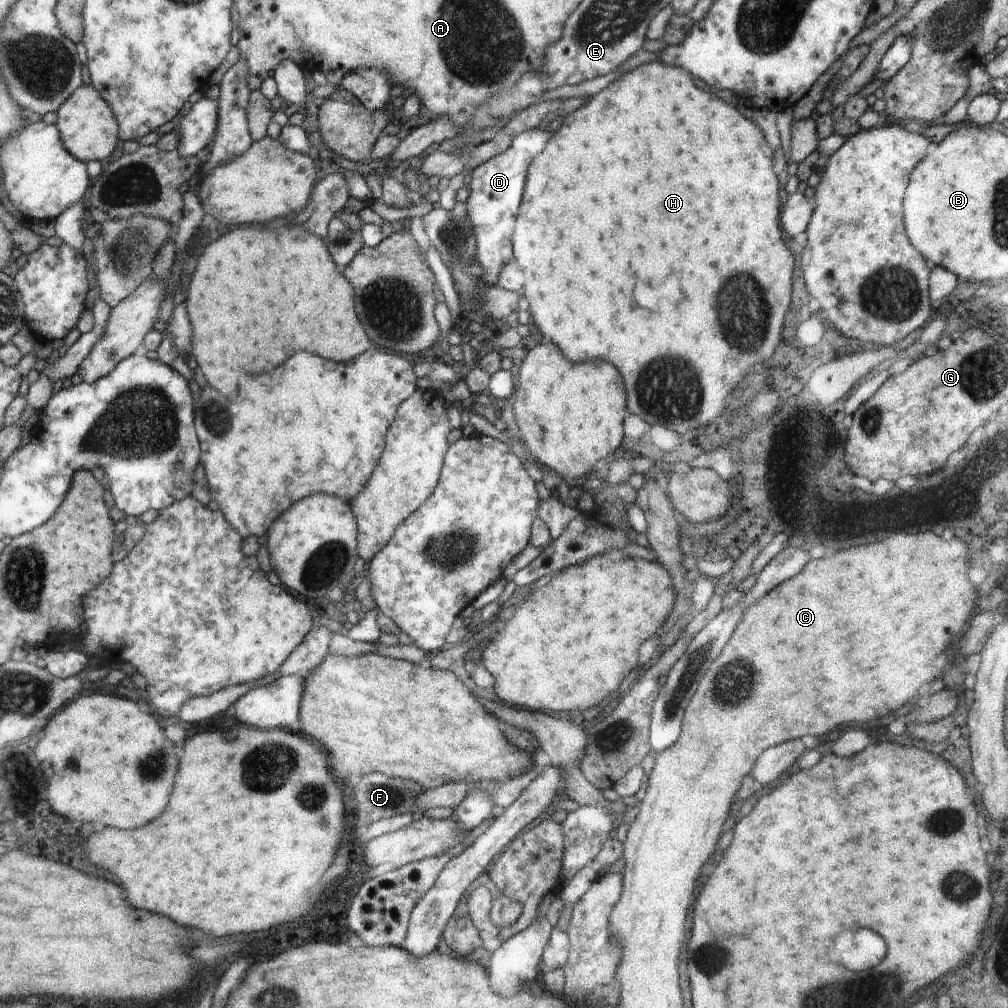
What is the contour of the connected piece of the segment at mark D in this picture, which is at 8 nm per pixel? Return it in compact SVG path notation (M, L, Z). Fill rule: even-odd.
M539 128L517 134L504 152L479 164L471 173L472 180L469 184L471 192L465 202L467 220L476 237L473 260L482 266L481 280L486 286L496 285L504 265L513 260L511 240L514 223L522 204L527 170L532 158L544 150L551 134L551 131L542 131Z

